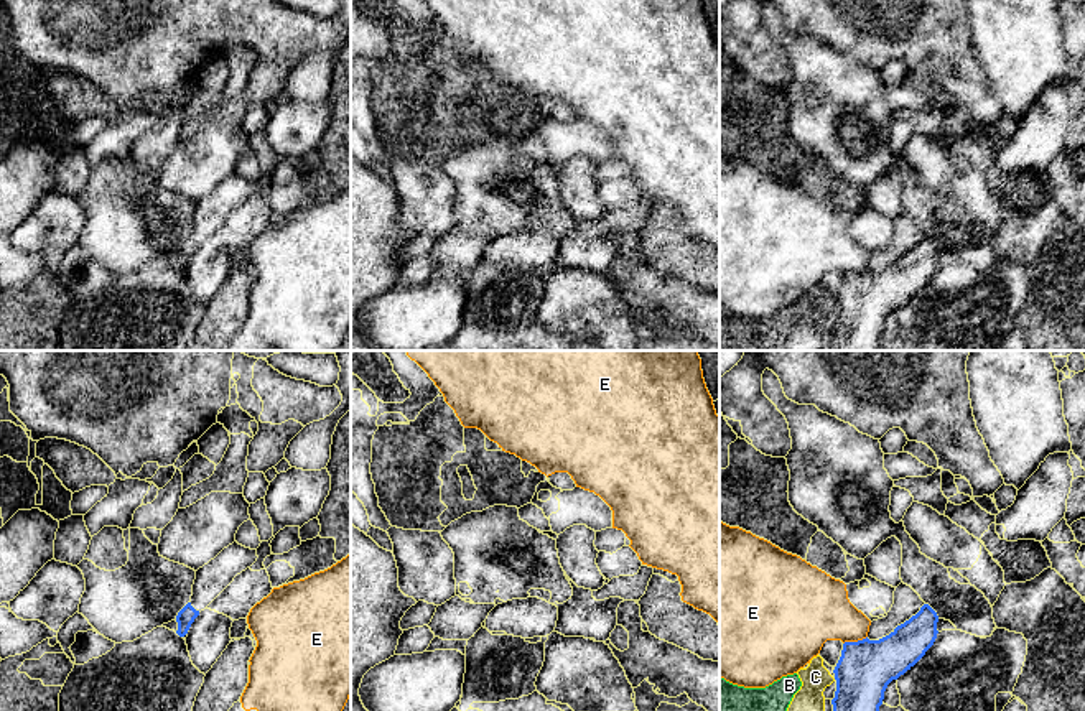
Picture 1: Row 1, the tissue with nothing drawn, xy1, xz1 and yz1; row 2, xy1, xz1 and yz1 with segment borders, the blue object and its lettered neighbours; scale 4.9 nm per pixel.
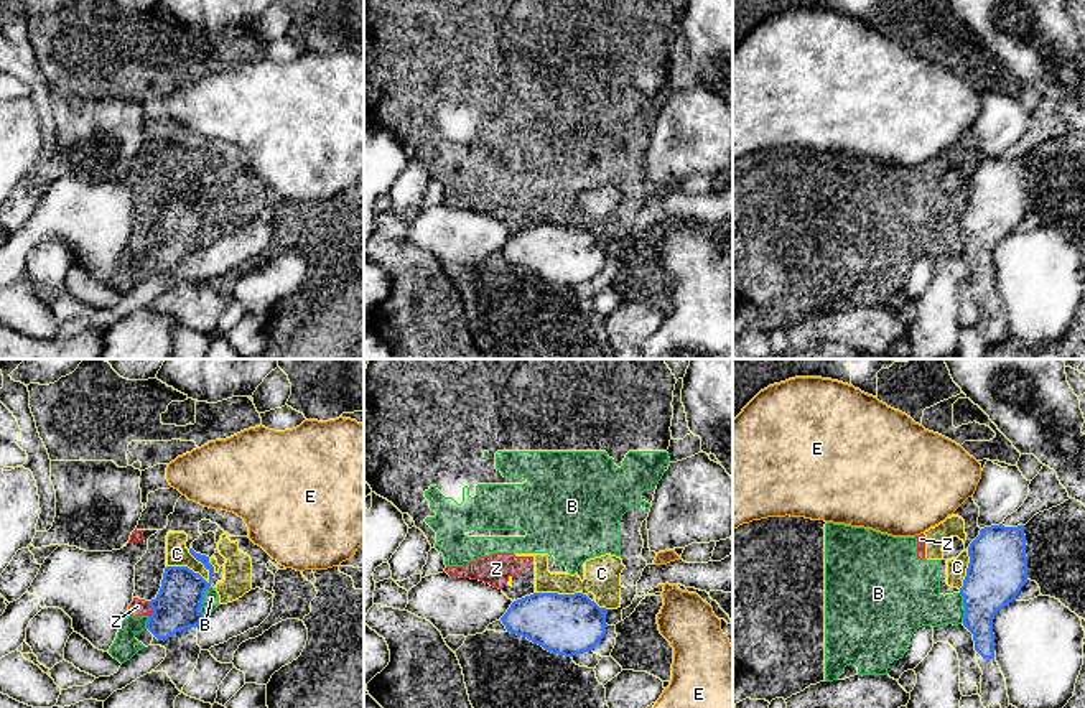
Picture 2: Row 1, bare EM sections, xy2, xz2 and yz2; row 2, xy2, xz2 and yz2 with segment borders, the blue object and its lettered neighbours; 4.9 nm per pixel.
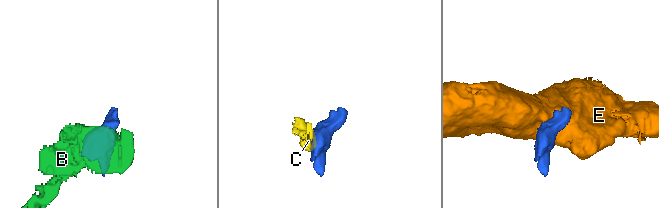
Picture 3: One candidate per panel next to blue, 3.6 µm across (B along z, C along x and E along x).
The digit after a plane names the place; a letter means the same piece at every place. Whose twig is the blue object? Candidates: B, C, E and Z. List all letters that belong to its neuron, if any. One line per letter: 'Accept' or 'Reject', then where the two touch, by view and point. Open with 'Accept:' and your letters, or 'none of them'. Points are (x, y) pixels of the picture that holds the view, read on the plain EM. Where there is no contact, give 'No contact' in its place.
Accept: none of them
B: Reject. Touches blue at xy2 (203, 229)
C: Reject. Touches blue at xy2 (186, 198)
E: Reject. Touches blue at yz1 (855, 274)
Z: Reject. Touches blue at xy2 (152, 239)

